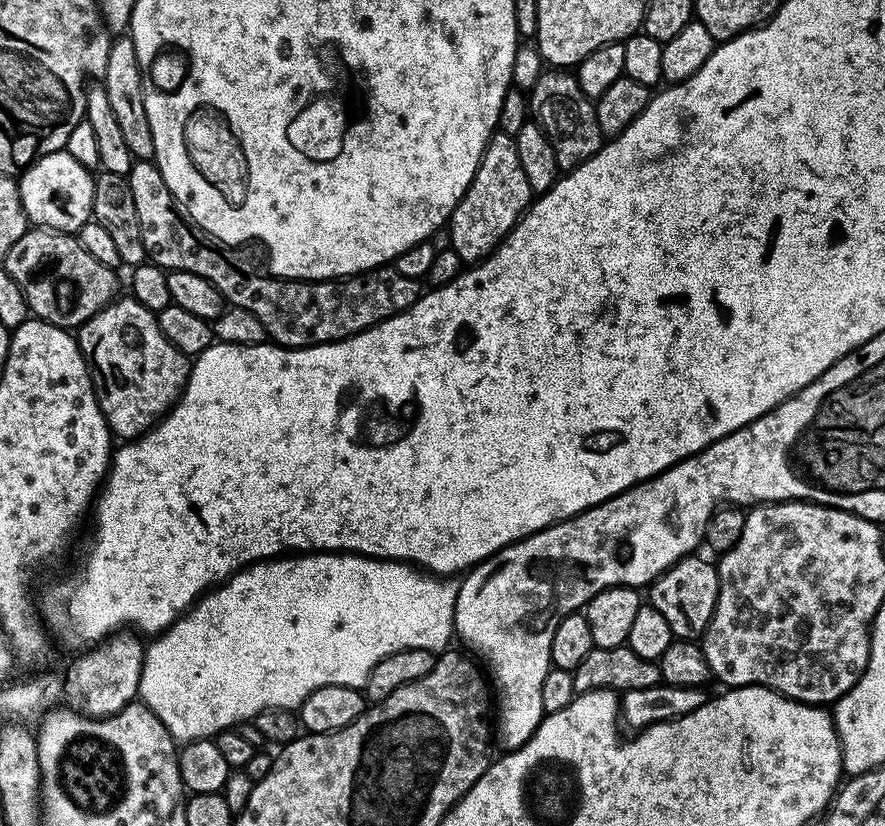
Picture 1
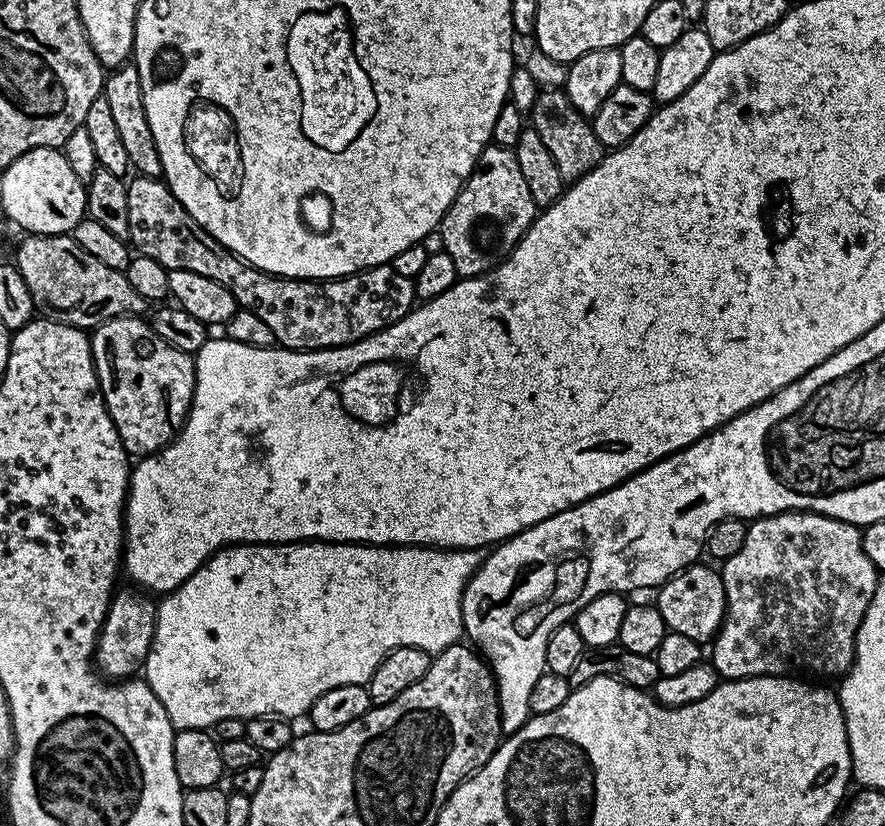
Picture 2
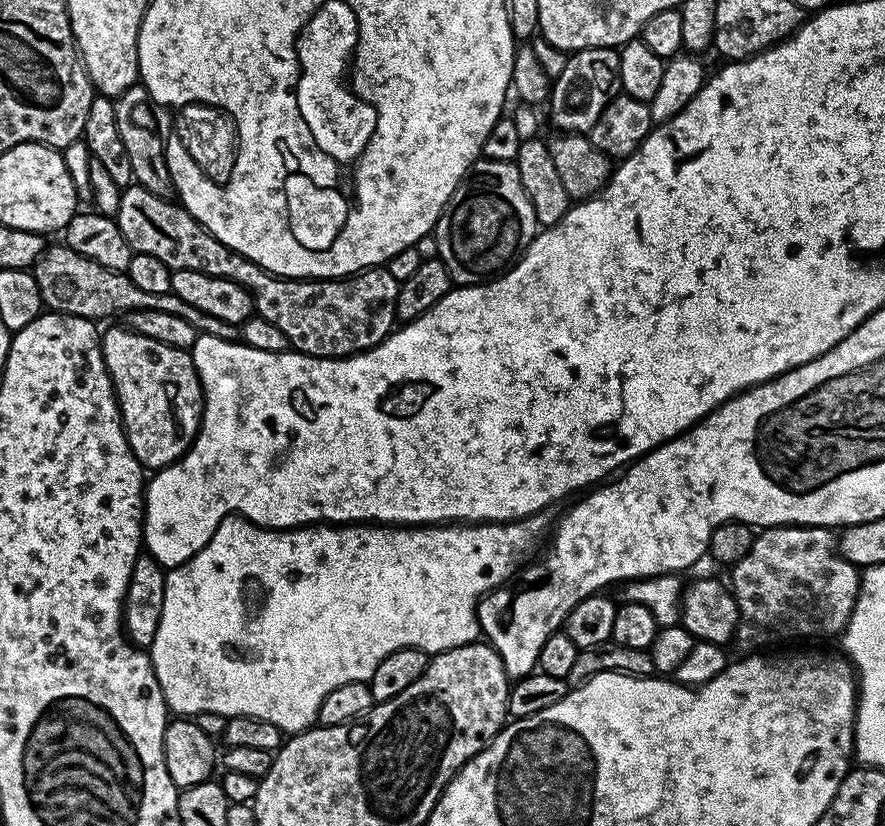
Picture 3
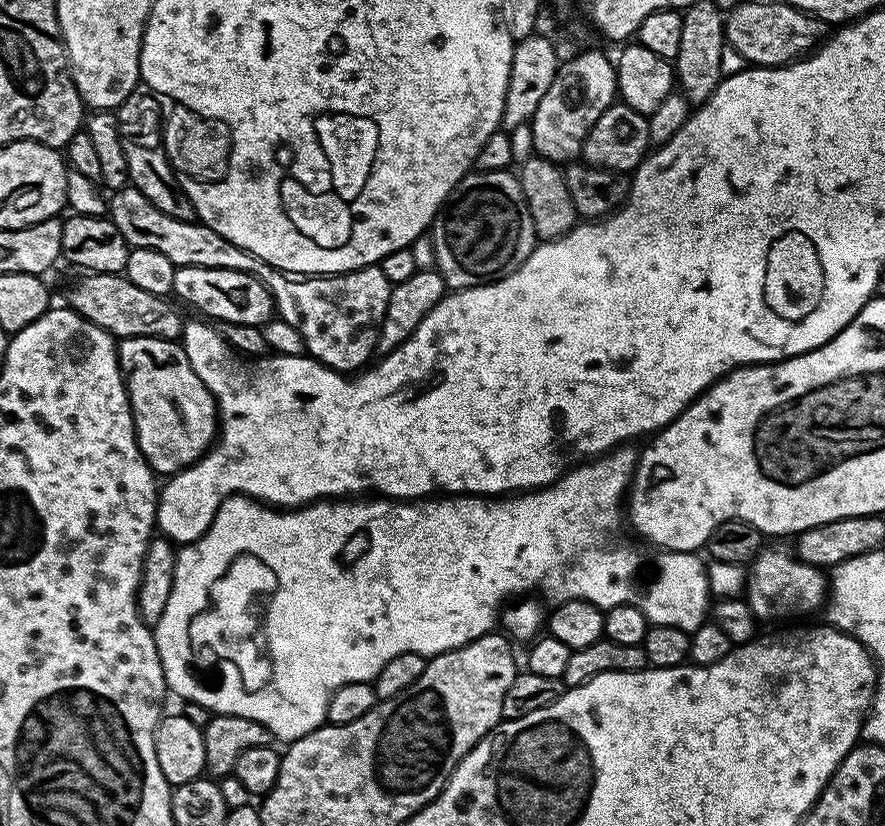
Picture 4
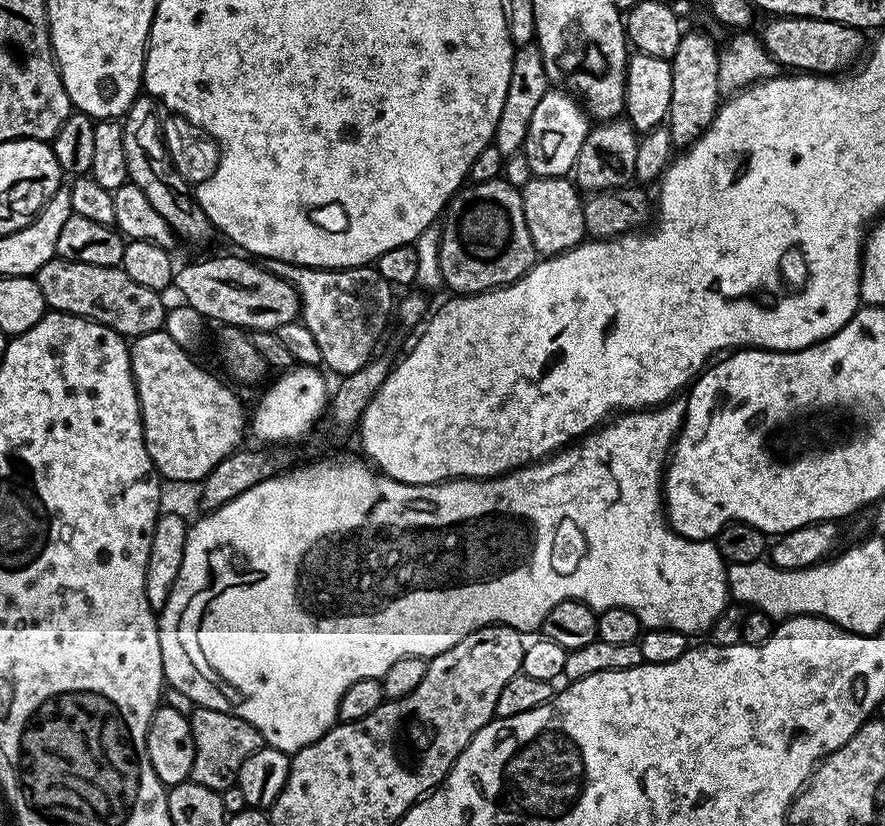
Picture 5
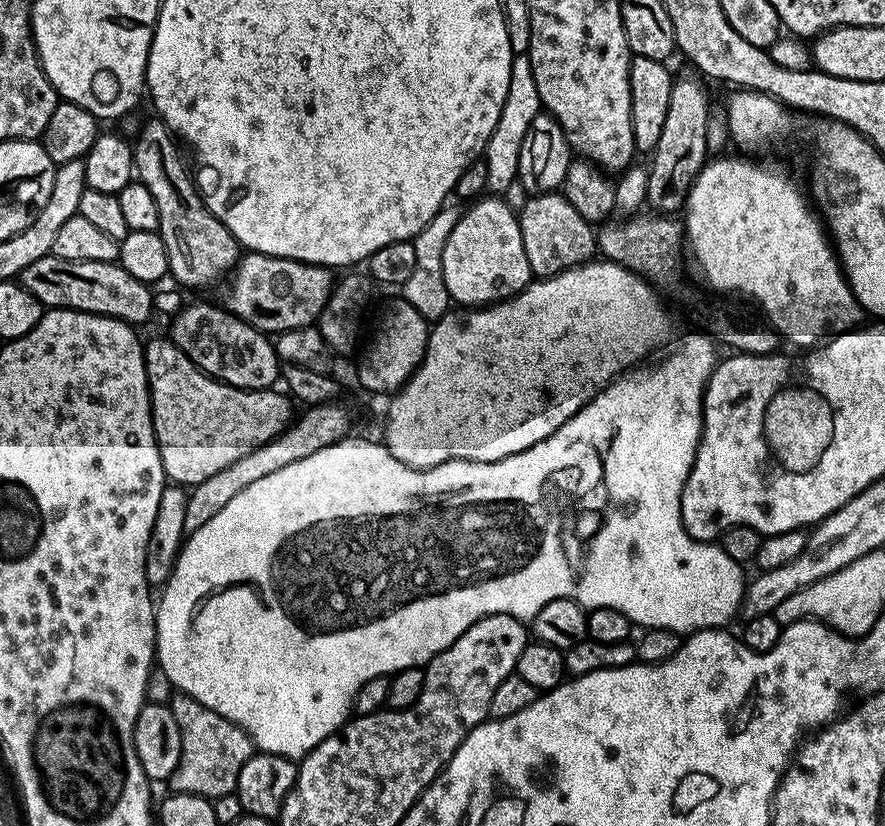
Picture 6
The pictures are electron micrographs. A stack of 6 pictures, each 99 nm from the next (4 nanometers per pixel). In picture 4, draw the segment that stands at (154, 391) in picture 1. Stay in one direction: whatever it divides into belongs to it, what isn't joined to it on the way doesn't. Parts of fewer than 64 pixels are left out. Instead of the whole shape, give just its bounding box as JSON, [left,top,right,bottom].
[118,336,218,474]

